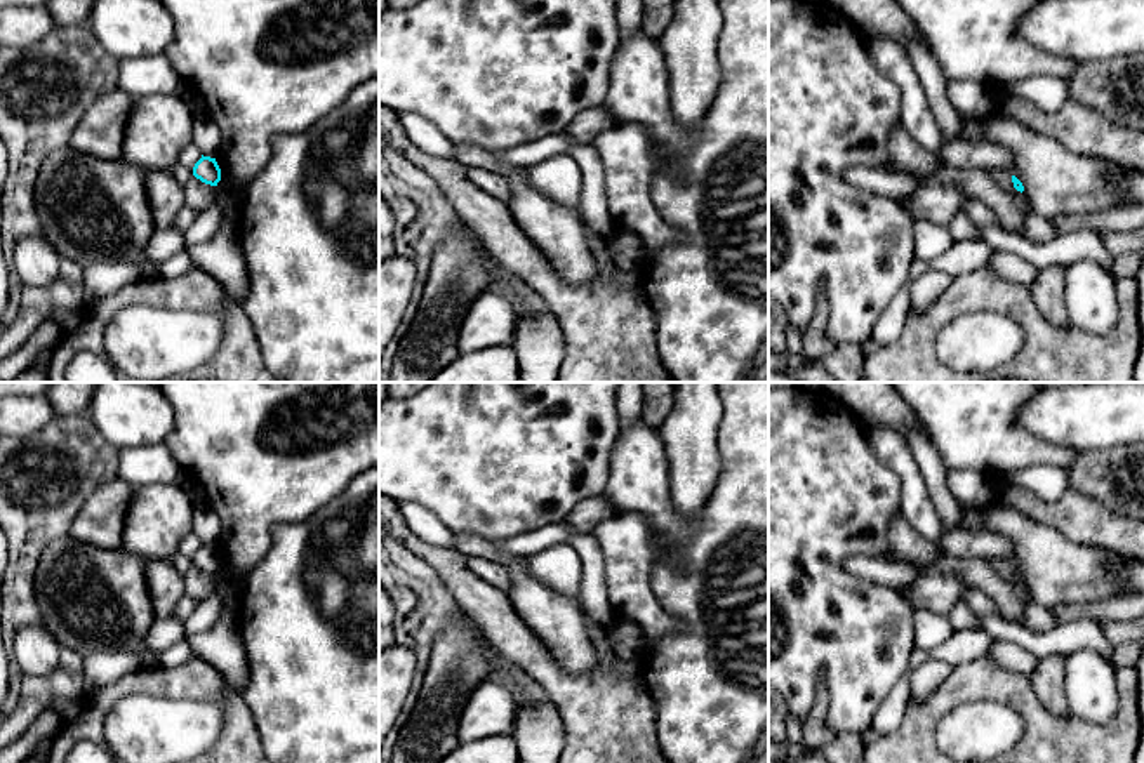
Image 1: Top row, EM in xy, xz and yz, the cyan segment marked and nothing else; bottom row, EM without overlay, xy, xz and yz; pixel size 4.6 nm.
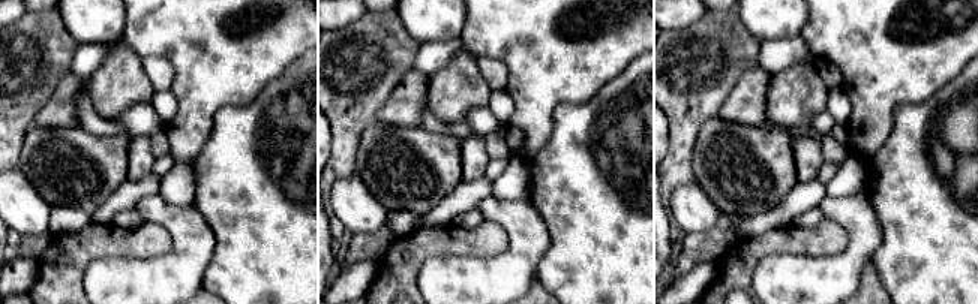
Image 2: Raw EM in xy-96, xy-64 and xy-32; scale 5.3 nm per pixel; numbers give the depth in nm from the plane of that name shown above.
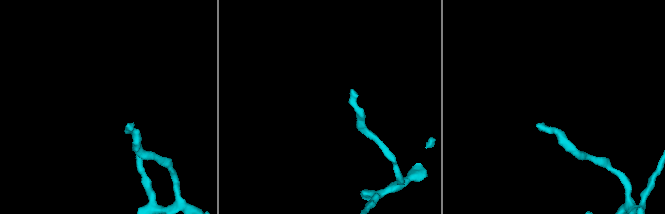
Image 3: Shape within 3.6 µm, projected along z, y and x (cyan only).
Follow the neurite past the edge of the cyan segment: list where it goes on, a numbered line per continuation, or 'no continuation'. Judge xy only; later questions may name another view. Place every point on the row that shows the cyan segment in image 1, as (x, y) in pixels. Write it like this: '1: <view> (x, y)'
no continuation

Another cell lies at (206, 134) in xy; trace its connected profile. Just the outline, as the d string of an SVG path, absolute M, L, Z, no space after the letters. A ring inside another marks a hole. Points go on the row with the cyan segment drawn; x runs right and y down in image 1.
M202 111L193 116L193 139L203 156L216 158L221 148L221 132L217 125Z

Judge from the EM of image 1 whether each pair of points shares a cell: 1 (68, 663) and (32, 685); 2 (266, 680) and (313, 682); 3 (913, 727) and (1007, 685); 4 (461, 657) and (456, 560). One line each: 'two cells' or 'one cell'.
1: one cell
2: one cell
3: one cell
4: two cells

